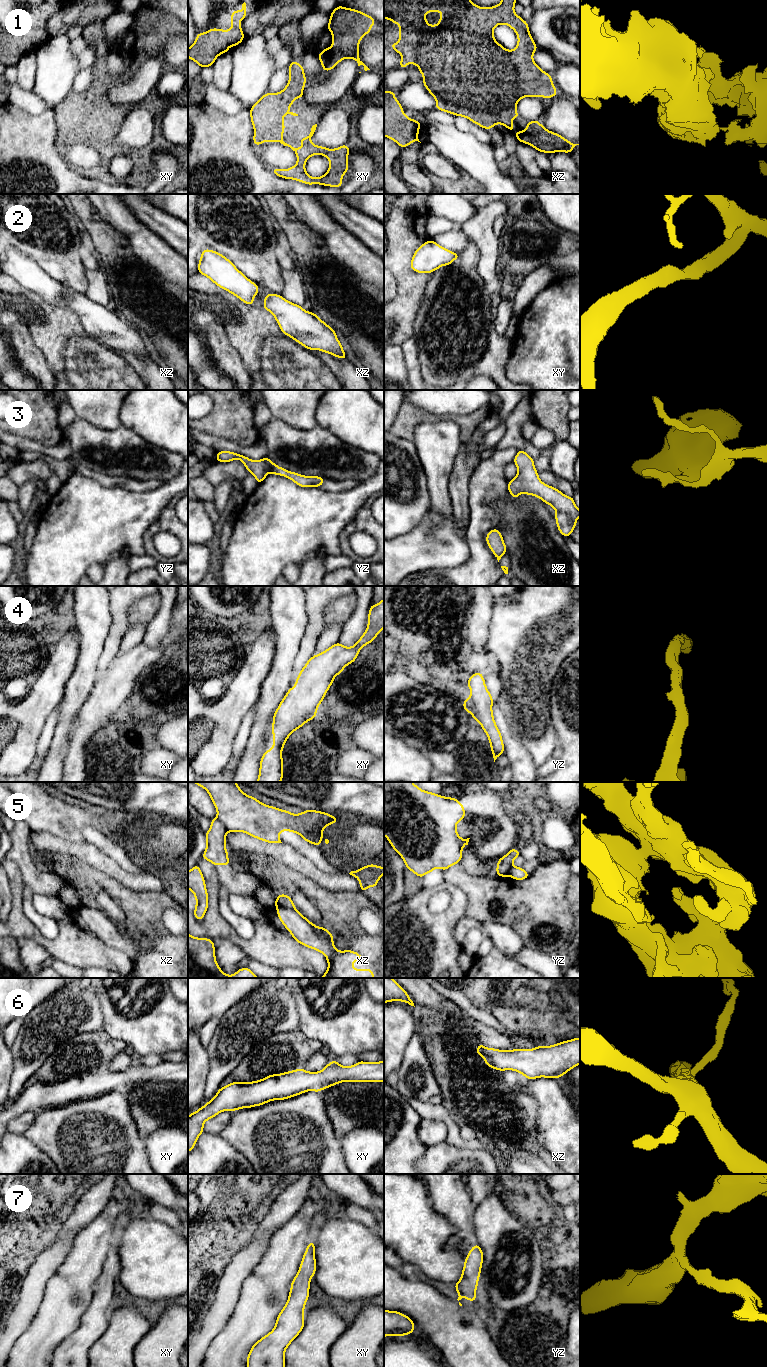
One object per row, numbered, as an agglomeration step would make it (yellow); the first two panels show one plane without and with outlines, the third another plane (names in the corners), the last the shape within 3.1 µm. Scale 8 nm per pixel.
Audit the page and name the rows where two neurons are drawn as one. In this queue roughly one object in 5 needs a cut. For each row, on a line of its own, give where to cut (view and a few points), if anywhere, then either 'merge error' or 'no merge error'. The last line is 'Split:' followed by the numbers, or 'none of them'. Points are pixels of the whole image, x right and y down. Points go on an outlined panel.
1: no cut | no merge error
2: no cut | no merge error
3: no cut | no merge error
4: no cut | no merge error
5: xz (295, 908), (279, 907), (277, 909) | merge error
6: no cut | no merge error
7: no cut | no merge error
Split: 5

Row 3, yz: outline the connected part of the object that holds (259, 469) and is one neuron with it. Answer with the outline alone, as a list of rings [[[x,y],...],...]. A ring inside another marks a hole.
[[[218,451],[215,459],[218,462],[222,463],[239,459],[245,465],[247,471],[253,474],[258,484],[267,477],[268,472],[270,472],[271,474],[287,477],[300,487],[315,486],[320,488],[325,480],[324,477],[304,476],[299,473],[285,470],[284,468],[279,467],[275,463],[273,463],[268,457],[260,459],[258,461],[254,461],[244,455],[240,455],[235,452]]]

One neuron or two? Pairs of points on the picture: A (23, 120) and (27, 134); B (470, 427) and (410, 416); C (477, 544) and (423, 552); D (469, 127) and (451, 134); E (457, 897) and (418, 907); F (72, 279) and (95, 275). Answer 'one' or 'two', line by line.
A: one
B: one
C: two
D: two
E: one
F: two

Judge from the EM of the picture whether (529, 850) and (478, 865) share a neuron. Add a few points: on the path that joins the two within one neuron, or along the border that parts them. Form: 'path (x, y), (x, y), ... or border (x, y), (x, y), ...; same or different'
border (531, 840), (523, 847), (520, 854); different

